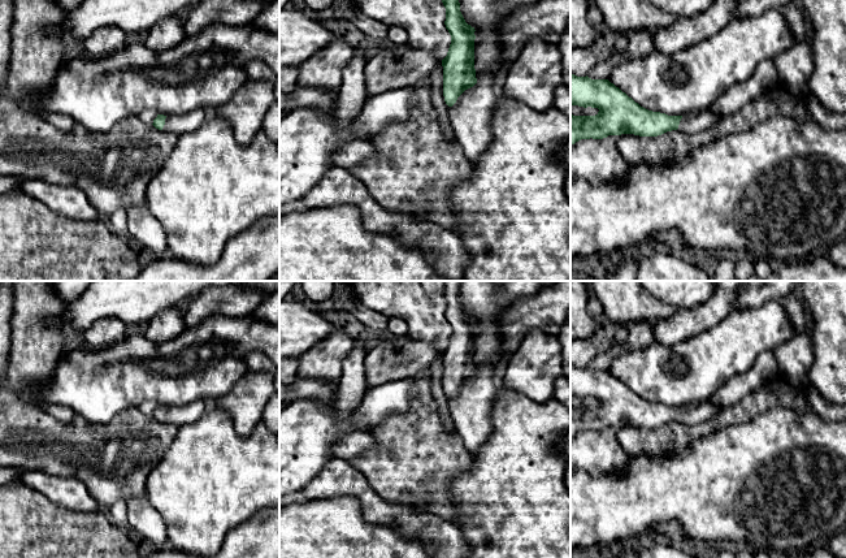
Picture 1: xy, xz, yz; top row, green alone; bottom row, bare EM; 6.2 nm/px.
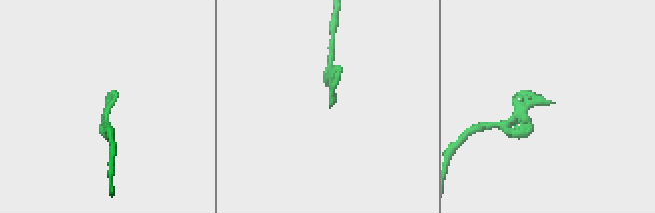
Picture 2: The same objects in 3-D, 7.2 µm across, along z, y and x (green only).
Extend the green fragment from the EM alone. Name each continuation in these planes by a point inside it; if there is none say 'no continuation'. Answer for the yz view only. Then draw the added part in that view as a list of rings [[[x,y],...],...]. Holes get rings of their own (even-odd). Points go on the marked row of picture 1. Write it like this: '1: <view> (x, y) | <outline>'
1: yz (694, 122) | [[[702,111],[698,113],[682,116],[678,130],[695,134],[703,130],[707,130],[723,120],[721,116],[712,113],[710,111]]]

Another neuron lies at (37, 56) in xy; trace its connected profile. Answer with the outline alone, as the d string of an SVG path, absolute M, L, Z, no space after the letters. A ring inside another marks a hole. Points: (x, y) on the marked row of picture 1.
M14 0L10 29L8 96L16 101L43 96L64 65L66 40L48 31L66 20L55 0Z

